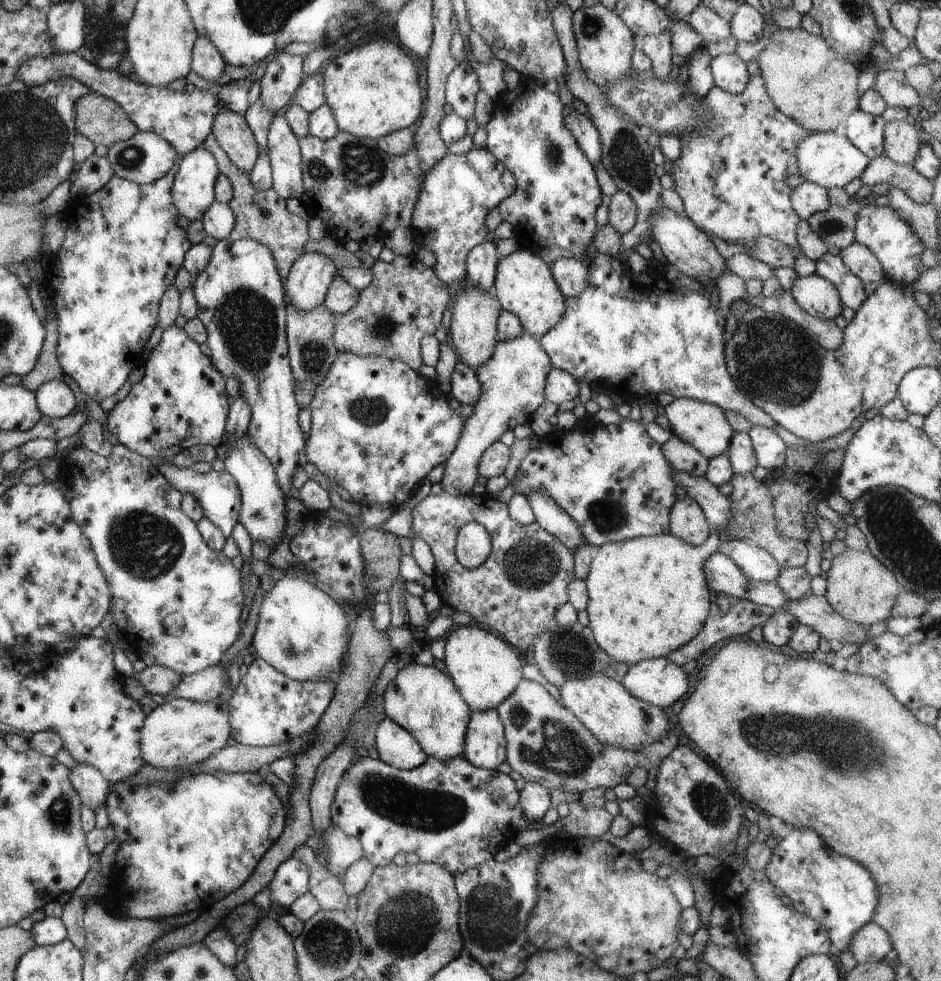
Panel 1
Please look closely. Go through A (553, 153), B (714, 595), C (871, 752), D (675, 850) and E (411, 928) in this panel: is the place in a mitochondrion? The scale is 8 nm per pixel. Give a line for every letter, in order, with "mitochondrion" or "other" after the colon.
A: mitochondrion
B: other
C: mitochondrion
D: other
E: mitochondrion

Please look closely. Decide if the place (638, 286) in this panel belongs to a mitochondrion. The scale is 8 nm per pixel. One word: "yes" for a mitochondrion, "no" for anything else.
no

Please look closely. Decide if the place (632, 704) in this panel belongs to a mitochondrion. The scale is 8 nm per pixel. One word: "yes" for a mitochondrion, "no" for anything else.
no

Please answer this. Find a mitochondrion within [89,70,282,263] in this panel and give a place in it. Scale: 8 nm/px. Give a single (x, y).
(130, 158)

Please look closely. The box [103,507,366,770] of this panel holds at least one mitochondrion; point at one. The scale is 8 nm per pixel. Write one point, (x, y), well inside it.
(291, 652)

